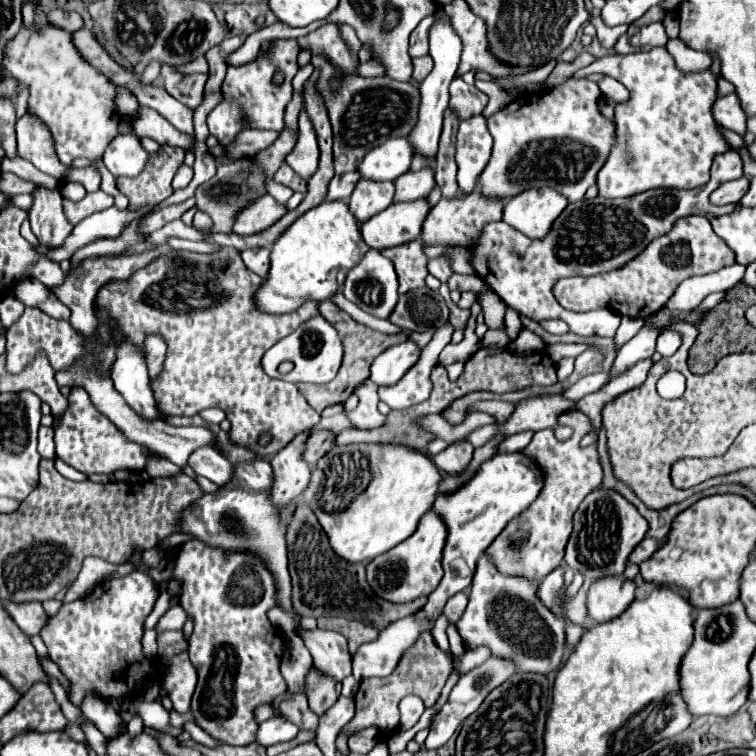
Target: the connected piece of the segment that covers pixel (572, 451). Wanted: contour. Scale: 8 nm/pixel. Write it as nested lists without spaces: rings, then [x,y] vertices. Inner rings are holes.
[[[570,410],[558,416],[560,426],[570,426],[574,434],[568,440],[558,440],[554,430],[538,430],[532,442],[522,450],[542,472],[544,488],[538,498],[494,538],[494,542],[484,552],[488,560],[504,572],[504,576],[524,576],[528,580],[542,580],[554,568],[560,566],[564,558],[564,546],[572,532],[572,514],[578,510],[580,502],[602,482],[602,466],[598,462],[598,452],[594,446],[582,448],[580,440],[590,432],[590,422],[580,410]]]

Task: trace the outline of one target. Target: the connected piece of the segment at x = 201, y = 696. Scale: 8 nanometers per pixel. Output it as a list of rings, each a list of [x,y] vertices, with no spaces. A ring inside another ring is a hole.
[[[188,540],[174,554],[172,580],[180,582],[178,604],[194,620],[188,648],[190,662],[198,672],[192,716],[218,742],[250,744],[256,740],[258,730],[252,714],[254,706],[270,704],[286,688],[278,670],[284,640],[266,618],[266,612],[276,606],[272,574],[252,554],[224,552]]]

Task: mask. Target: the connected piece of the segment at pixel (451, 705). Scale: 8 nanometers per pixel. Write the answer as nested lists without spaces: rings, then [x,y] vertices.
[[[490,656],[484,664],[472,668],[470,672],[466,672],[464,676],[460,676],[460,680],[458,680],[458,684],[452,688],[452,692],[450,692],[446,704],[444,704],[442,710],[436,714],[436,718],[434,718],[434,722],[432,722],[432,732],[428,734],[424,746],[430,750],[430,748],[438,748],[438,746],[446,744],[446,742],[452,738],[452,734],[456,732],[458,724],[460,724],[462,720],[466,720],[472,712],[476,712],[478,706],[484,702],[484,698],[486,698],[494,688],[498,688],[500,684],[504,684],[504,680],[508,680],[508,678],[510,678],[512,674],[516,674],[516,672],[518,672],[516,662],[512,662],[512,660],[508,660],[508,658]]]

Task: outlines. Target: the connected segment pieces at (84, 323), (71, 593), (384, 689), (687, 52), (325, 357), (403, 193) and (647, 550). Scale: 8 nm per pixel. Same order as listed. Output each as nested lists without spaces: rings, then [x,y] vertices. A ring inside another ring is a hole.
[[[160,246],[154,252],[142,252],[142,254],[106,254],[106,256],[96,256],[96,258],[86,258],[78,264],[78,268],[74,268],[72,272],[66,274],[64,284],[60,284],[60,288],[52,288],[52,294],[70,308],[70,324],[74,328],[78,328],[84,336],[92,336],[94,328],[97,326],[97,318],[95,316],[93,300],[100,286],[104,286],[110,280],[128,280],[136,270],[140,270],[142,266],[146,266],[152,258],[168,252],[168,246]]]
[[[86,558],[84,560],[84,566],[82,566],[76,582],[70,586],[64,602],[72,602],[76,598],[86,596],[100,580],[114,578],[114,576],[126,576],[130,572],[134,572],[134,566],[132,564],[114,566],[114,564],[110,564],[106,560],[100,560],[100,558]]]
[[[424,632],[408,652],[400,658],[400,664],[396,670],[386,678],[368,678],[360,682],[360,688],[354,696],[356,700],[356,716],[344,726],[346,734],[354,734],[368,726],[378,726],[384,736],[390,736],[400,726],[400,712],[398,702],[408,696],[416,694],[424,700],[424,704],[434,704],[442,692],[442,686],[446,684],[448,676],[452,672],[452,656],[450,652],[444,652],[438,648],[438,644],[432,638],[432,632]]]
[[[672,38],[668,44],[666,44],[666,50],[670,52],[670,56],[674,58],[676,66],[686,72],[686,74],[692,74],[692,72],[702,72],[702,70],[708,70],[712,66],[712,58],[704,52],[698,52],[698,50],[692,50],[688,48],[684,42],[680,42],[678,38]]]
[[[314,316],[312,320],[306,320],[304,324],[300,324],[300,328],[296,328],[292,334],[288,334],[286,338],[278,340],[262,358],[262,368],[270,378],[280,378],[286,382],[312,382],[312,384],[326,384],[330,382],[340,364],[342,364],[342,342],[340,336],[336,332],[336,328],[332,324],[328,324],[328,320],[324,320],[322,316]],[[282,362],[292,362],[294,368],[288,374],[280,374],[278,366]]]
[[[422,168],[418,172],[406,172],[396,182],[394,202],[410,202],[424,198],[434,188],[434,172],[432,168]]]
[[[644,538],[644,540],[634,548],[634,552],[630,554],[630,562],[634,562],[634,564],[642,564],[642,562],[648,560],[658,548],[660,548],[660,542],[658,542],[658,540]]]

